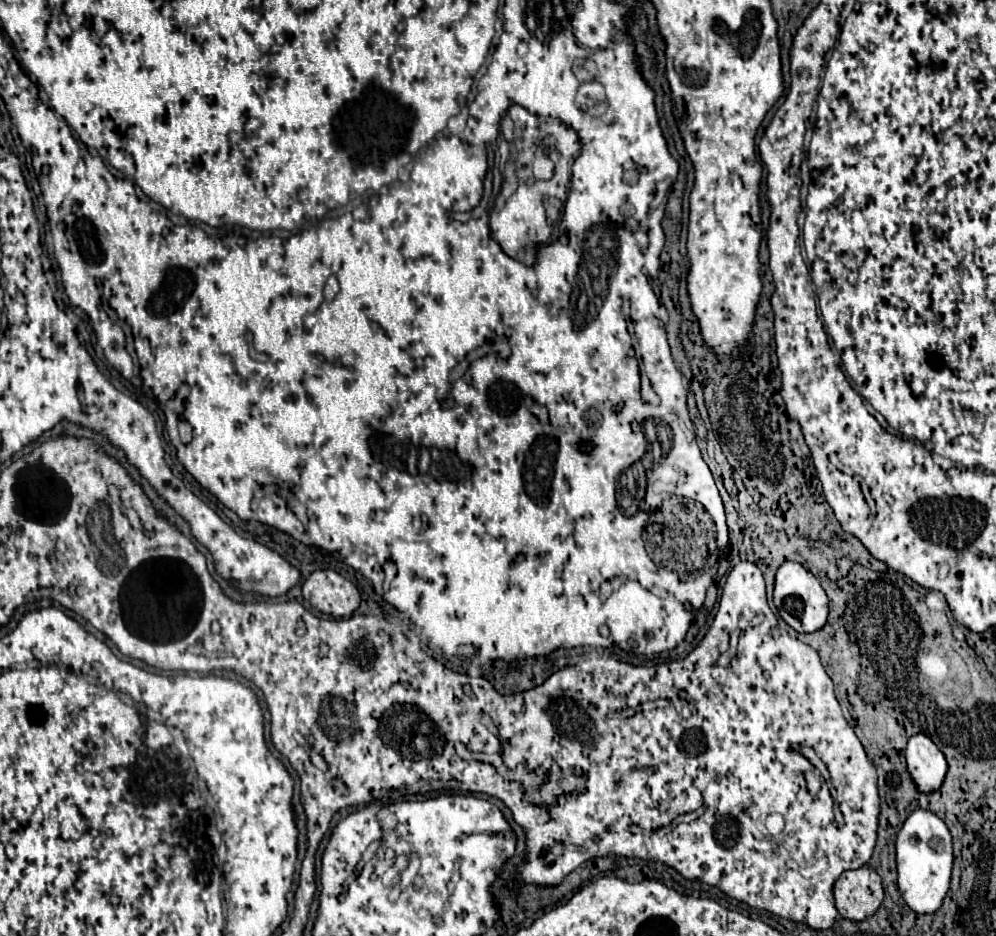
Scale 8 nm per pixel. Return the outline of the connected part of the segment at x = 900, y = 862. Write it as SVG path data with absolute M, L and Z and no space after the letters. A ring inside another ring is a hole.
M914 810L896 838L898 890L916 914L934 914L950 888L952 876L952 836L948 826L930 810Z

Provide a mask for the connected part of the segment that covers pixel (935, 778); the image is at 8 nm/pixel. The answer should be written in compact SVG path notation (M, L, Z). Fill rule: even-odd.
M914 734L906 748L908 772L912 774L918 790L934 792L942 786L948 764L944 754L926 734Z

